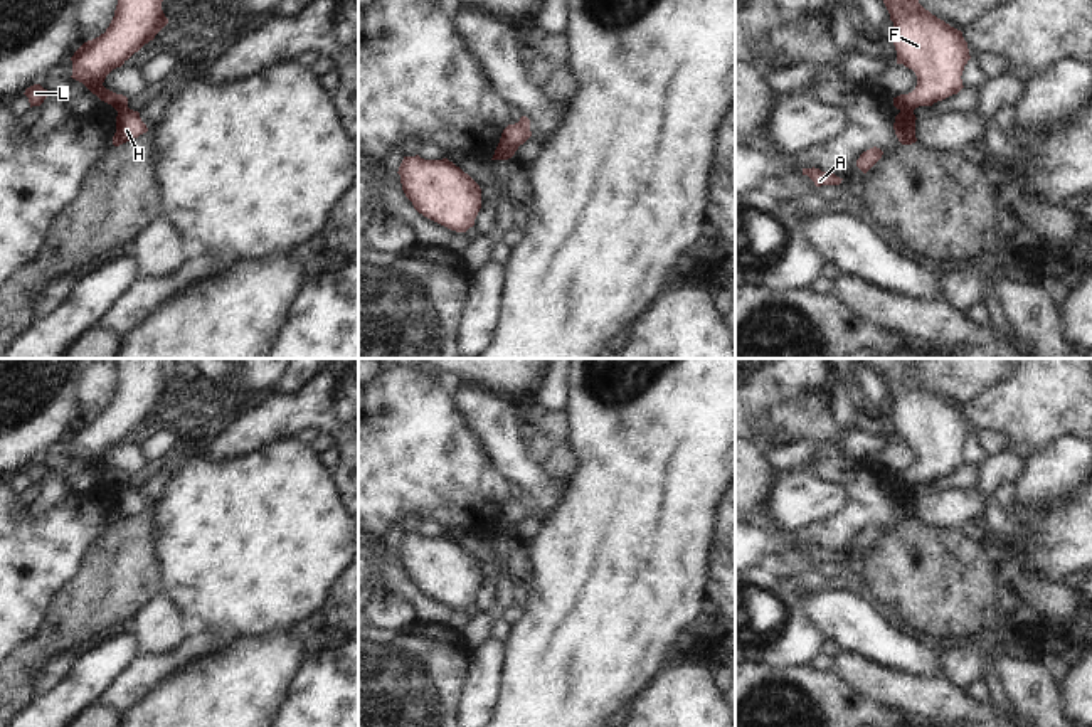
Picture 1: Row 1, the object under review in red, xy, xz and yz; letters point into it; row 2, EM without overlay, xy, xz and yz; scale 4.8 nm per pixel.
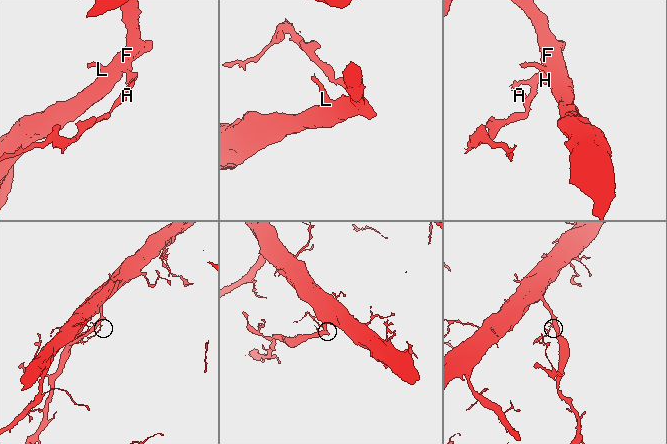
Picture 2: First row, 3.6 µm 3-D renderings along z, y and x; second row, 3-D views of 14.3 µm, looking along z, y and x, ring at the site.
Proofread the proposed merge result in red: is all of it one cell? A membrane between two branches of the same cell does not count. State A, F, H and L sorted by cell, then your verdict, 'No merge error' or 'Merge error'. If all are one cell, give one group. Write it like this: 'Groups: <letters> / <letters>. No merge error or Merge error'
Groups: A H / F L. Merge error

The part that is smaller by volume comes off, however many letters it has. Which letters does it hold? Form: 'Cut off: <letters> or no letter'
Cut off: A, H

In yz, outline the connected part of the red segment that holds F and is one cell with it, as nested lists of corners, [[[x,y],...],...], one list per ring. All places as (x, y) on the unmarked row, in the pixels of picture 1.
[[[880,358],[880,374],[893,399],[897,441],[917,453],[912,470],[893,475],[897,486],[910,490],[957,471],[971,436],[962,409],[919,380],[920,365],[920,358]]]

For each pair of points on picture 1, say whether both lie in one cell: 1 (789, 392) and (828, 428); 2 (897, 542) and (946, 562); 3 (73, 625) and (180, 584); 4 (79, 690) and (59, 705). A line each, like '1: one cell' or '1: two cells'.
1: two cells
2: one cell
3: two cells
4: one cell

